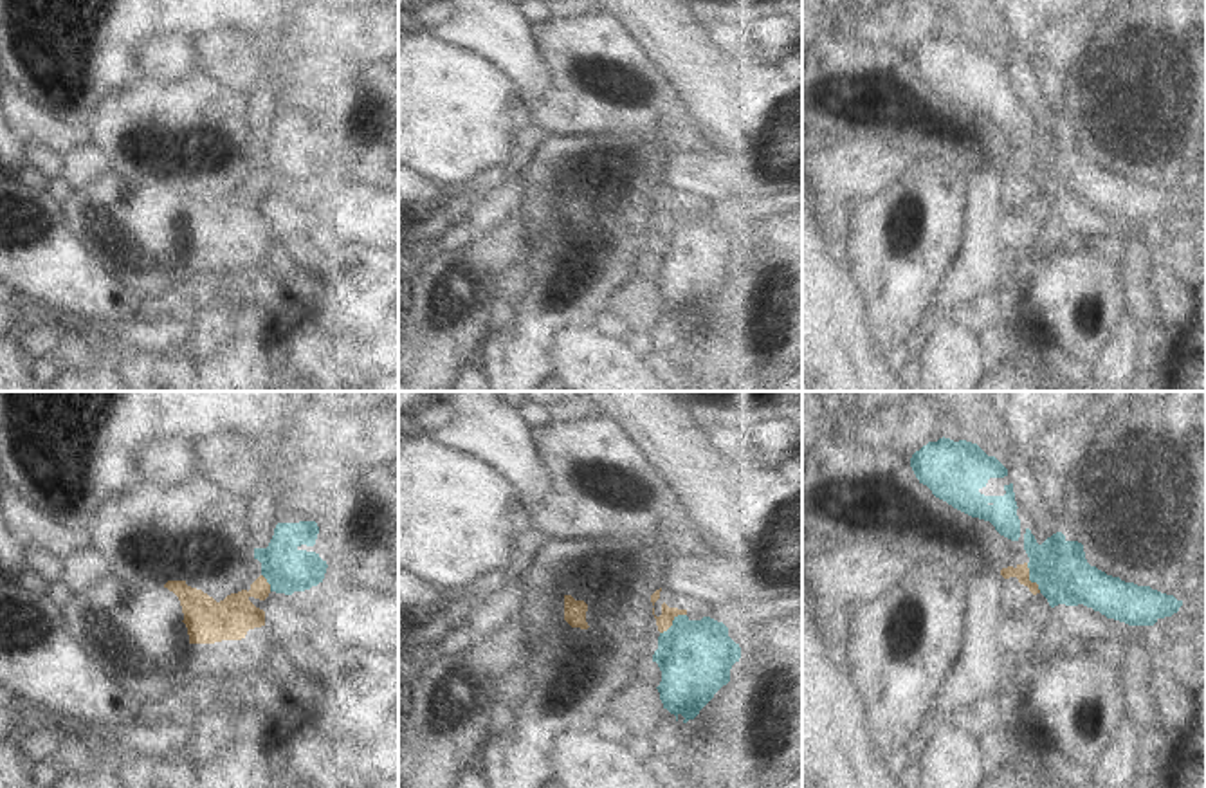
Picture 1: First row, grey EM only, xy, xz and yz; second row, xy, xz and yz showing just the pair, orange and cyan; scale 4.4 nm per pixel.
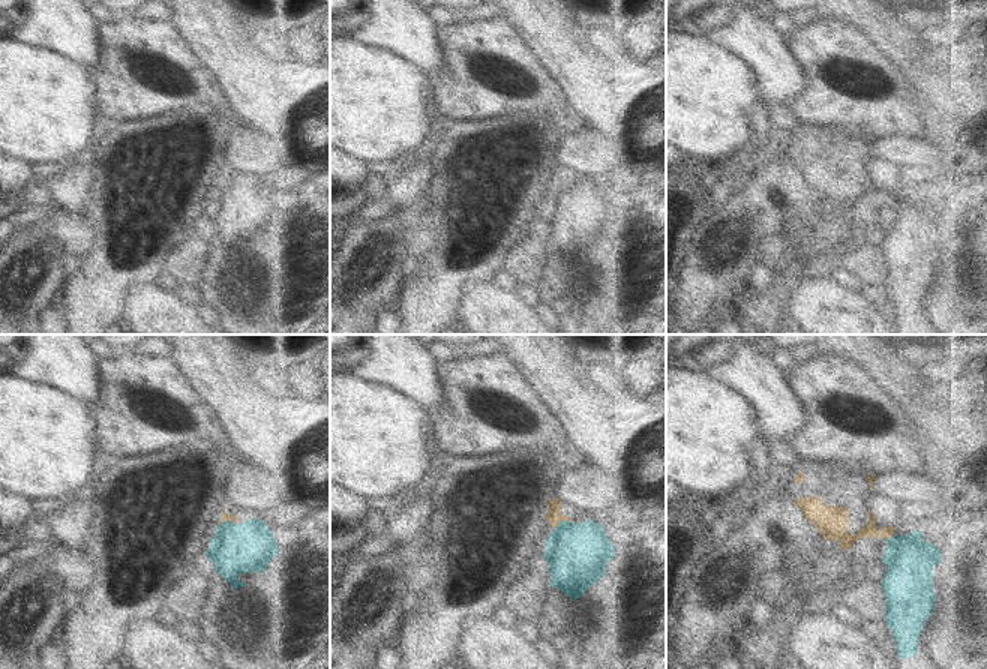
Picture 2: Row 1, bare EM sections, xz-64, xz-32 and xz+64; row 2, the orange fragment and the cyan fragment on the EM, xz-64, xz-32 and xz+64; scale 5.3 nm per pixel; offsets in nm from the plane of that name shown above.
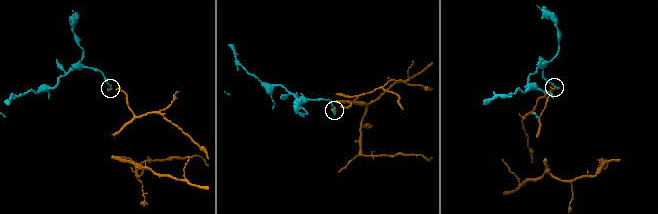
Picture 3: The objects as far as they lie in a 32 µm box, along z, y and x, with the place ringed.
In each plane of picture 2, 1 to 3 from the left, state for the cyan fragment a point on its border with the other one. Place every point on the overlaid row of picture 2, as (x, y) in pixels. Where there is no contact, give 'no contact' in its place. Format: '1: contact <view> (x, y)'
1: contact xz-64 (227, 519)
2: contact xz-32 (560, 522)
3: contact xz+64 (888, 537)

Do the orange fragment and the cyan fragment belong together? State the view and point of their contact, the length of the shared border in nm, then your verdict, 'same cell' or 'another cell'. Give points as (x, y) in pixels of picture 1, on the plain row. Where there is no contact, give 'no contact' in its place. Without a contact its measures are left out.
contact yz (1028, 175); length 150 nm; another cell

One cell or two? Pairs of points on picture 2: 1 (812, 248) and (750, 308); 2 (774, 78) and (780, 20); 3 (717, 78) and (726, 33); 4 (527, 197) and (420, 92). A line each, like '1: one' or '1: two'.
1: one
2: two
3: two
4: two

